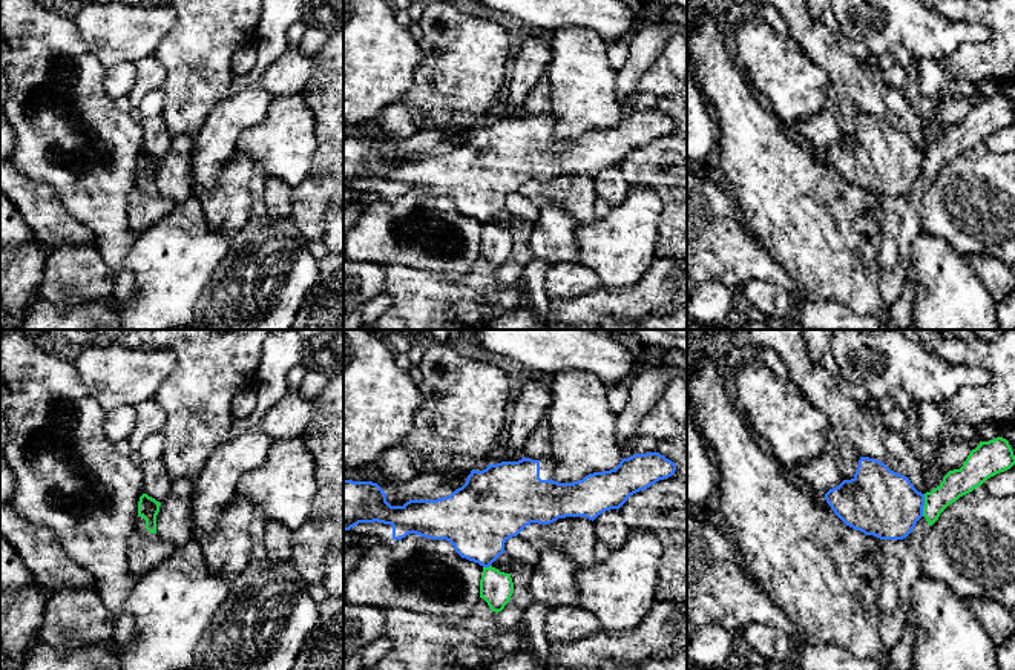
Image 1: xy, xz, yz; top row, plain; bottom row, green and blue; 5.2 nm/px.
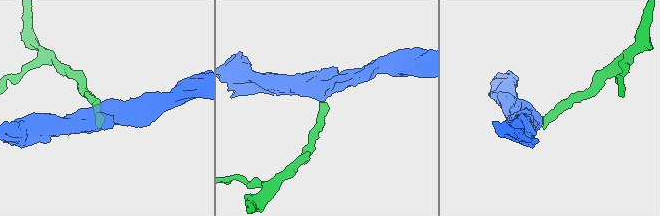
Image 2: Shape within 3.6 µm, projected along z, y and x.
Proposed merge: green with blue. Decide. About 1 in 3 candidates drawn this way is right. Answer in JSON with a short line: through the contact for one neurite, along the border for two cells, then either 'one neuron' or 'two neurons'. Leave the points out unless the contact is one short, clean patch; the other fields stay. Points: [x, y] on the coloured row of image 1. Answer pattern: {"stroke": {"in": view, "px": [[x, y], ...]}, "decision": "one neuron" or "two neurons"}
{"stroke": {"in": "yz", "px": [[925, 494], [922, 515]]}, "decision": "two neurons"}

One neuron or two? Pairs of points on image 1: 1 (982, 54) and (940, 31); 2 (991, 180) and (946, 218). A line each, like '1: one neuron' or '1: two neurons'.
1: two neurons
2: one neuron

